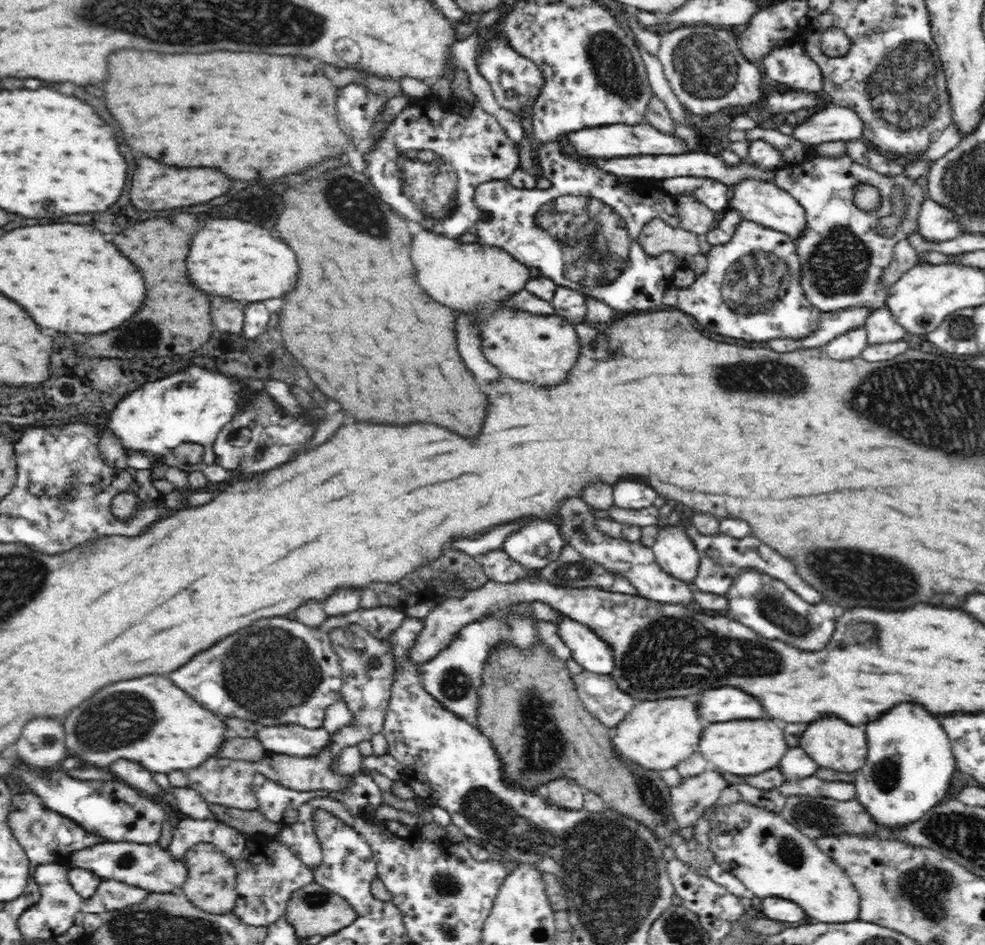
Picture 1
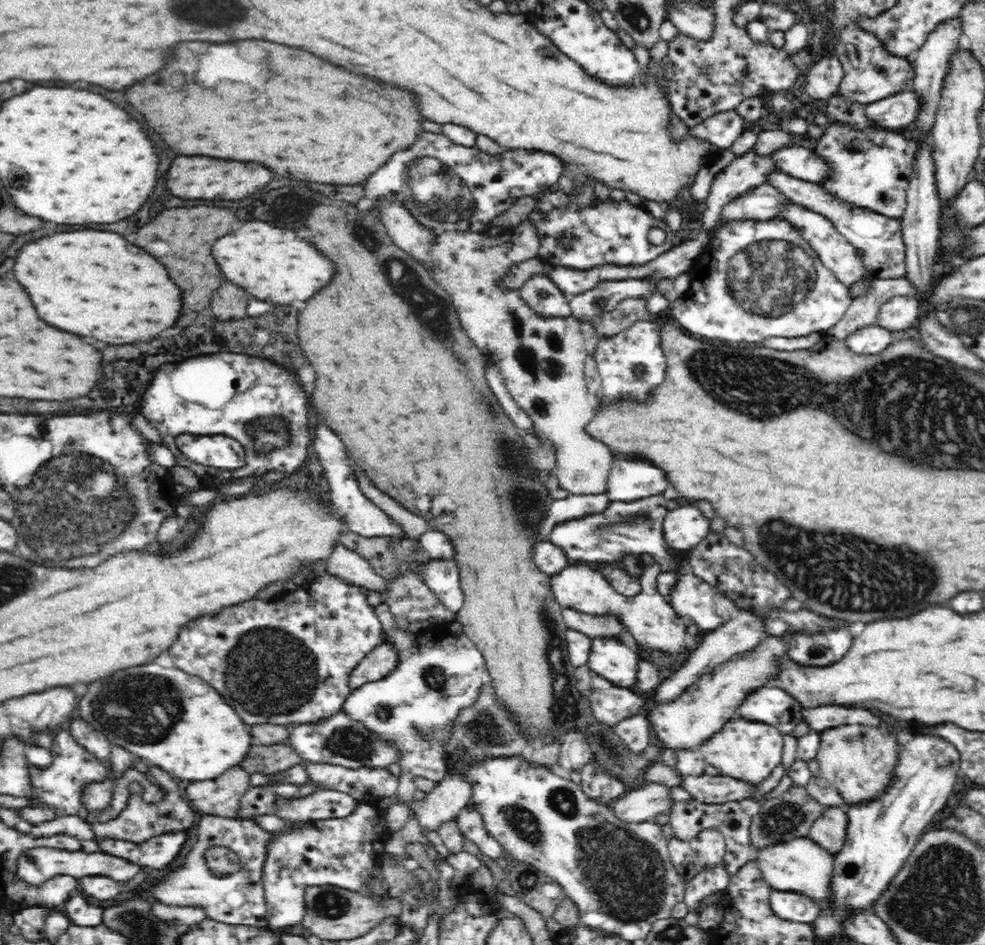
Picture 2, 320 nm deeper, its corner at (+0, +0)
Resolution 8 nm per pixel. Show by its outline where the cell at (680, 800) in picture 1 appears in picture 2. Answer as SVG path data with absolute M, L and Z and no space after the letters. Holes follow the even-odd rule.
M660 782L643 784L639 789L627 792L628 794L612 803L614 811L620 819L630 822L644 822L656 816L670 816L676 804L671 787Z

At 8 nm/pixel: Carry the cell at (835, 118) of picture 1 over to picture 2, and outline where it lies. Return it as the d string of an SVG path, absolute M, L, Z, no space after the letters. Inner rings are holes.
M909 88L863 105L864 116L871 126L886 131L908 126L915 119L918 109L919 102Z

